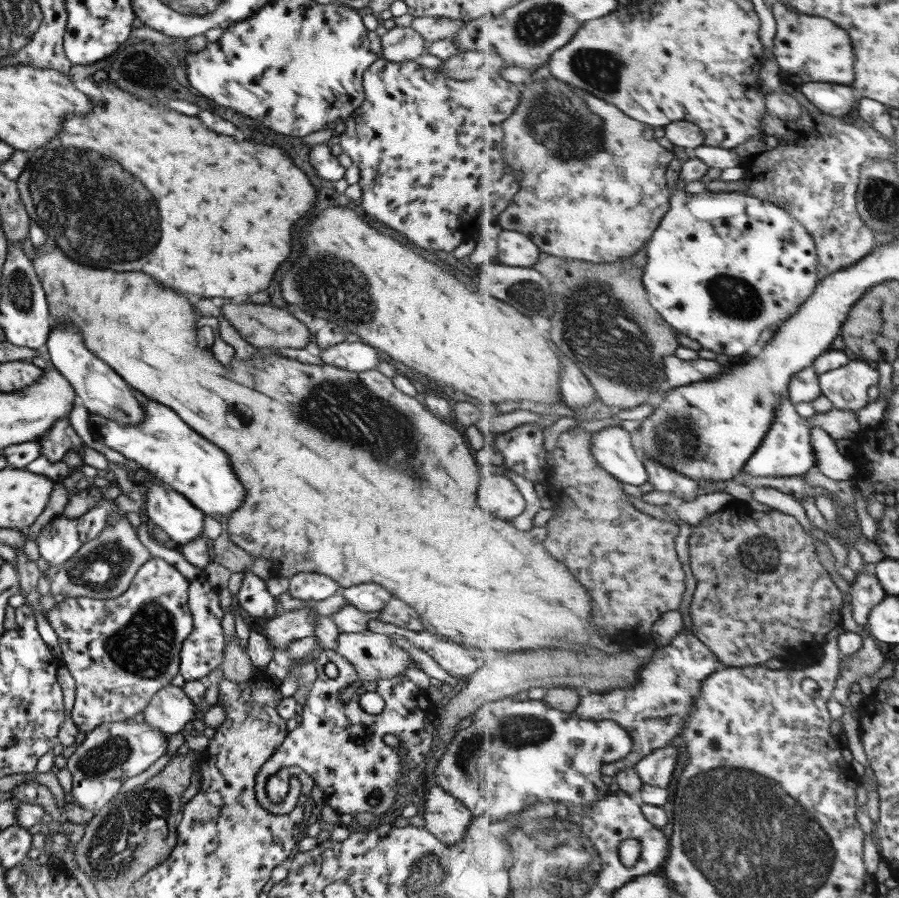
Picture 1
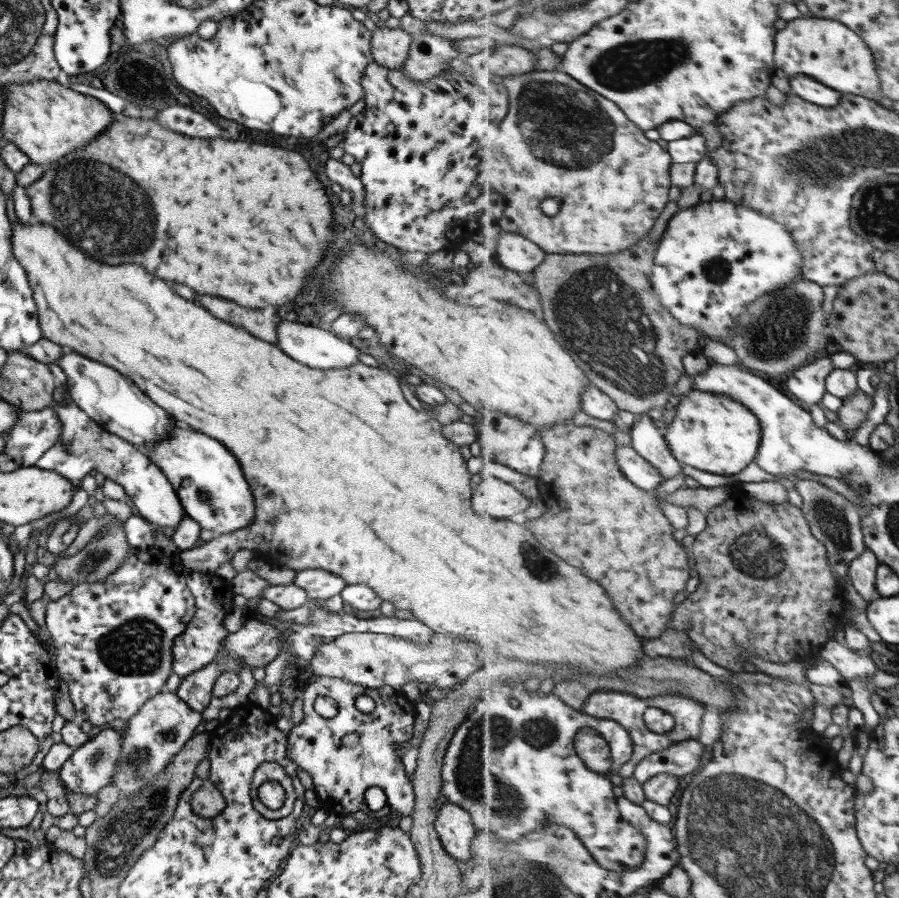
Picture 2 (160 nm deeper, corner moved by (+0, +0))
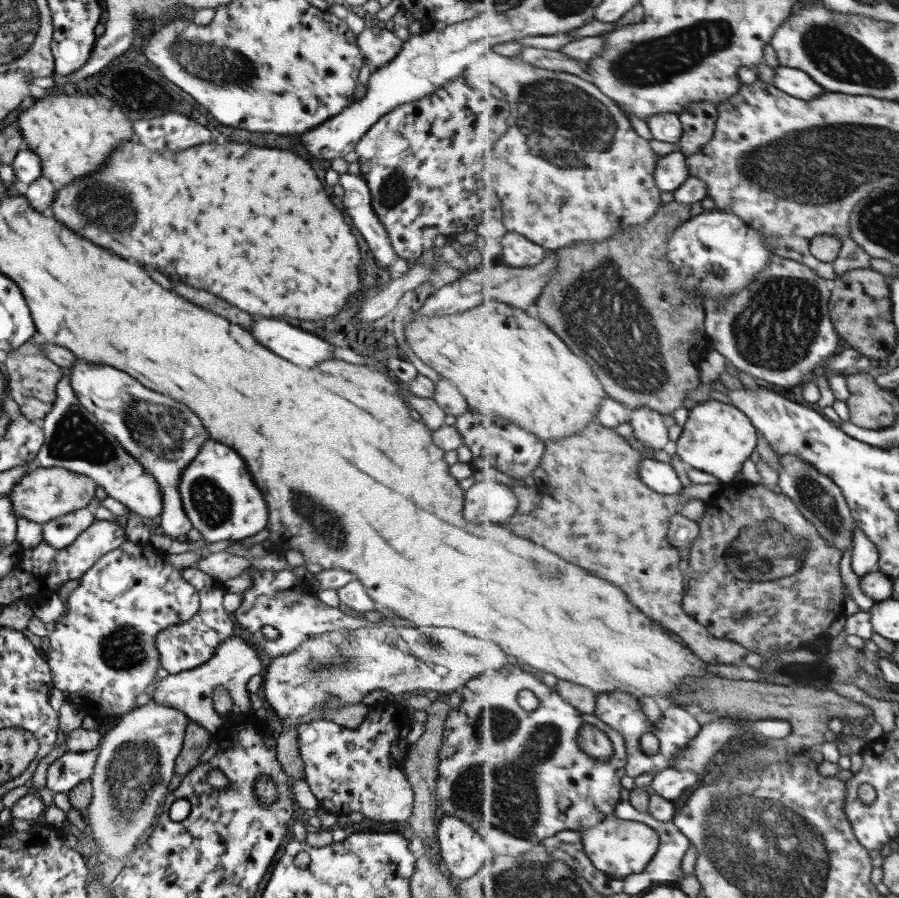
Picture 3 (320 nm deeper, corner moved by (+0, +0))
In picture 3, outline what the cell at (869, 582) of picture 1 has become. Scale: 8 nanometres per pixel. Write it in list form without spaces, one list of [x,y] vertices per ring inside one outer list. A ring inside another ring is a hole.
[[[857,526],[854,530],[851,567],[859,577],[879,571],[880,552],[877,545]]]

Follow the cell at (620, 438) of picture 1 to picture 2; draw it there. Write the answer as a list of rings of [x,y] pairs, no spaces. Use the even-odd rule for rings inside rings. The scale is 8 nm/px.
[[[631,444],[618,446],[616,455],[622,471],[631,482],[635,483],[635,486],[643,490],[654,491],[665,482],[664,474],[661,474],[656,466],[643,458]]]

